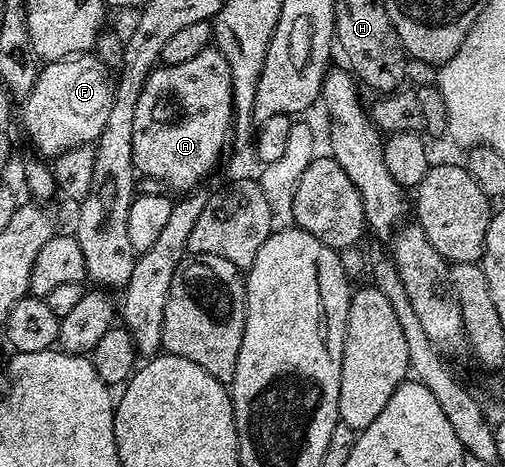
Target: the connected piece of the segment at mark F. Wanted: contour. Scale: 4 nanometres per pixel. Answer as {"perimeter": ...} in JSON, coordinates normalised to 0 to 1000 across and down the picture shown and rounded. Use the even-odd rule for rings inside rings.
{"perimeter":[[[182,116],[145,120],[145,128],[105,128],[77,148],[69,184],[46,208],[48,233],[36,240],[50,287],[71,306],[87,338],[109,338],[164,308],[188,310],[218,246],[226,171],[214,165],[206,131]]]}

